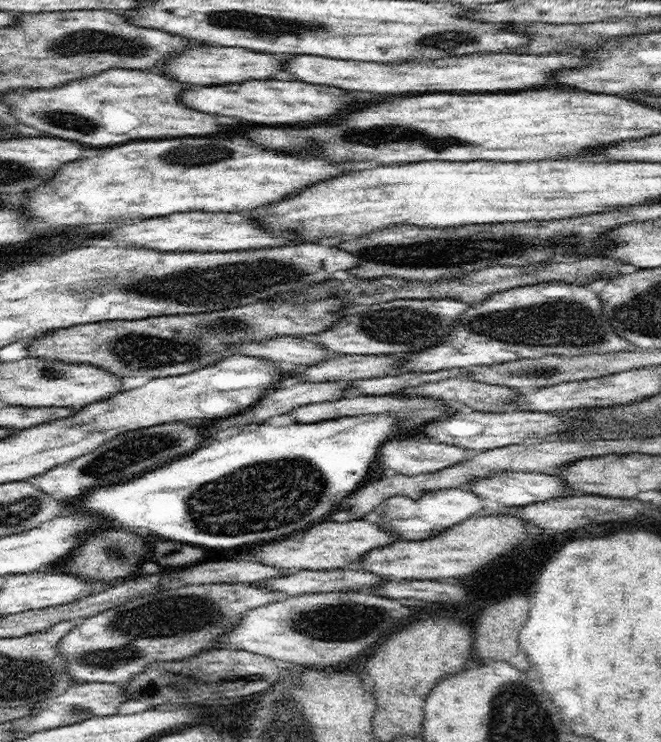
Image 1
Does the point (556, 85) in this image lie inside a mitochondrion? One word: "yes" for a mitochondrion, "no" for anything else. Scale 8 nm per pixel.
no

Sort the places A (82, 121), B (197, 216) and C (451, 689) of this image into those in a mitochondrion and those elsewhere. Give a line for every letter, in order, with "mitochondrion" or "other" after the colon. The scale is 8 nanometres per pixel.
A: mitochondrion
B: other
C: other

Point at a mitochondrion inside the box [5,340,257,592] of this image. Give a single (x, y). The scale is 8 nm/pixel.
(129, 451)

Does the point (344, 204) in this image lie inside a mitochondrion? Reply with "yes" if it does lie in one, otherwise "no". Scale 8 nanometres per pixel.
no

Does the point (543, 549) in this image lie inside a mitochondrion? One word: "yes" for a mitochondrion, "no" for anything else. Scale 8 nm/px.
no

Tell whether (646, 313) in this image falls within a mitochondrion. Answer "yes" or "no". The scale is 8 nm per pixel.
yes

